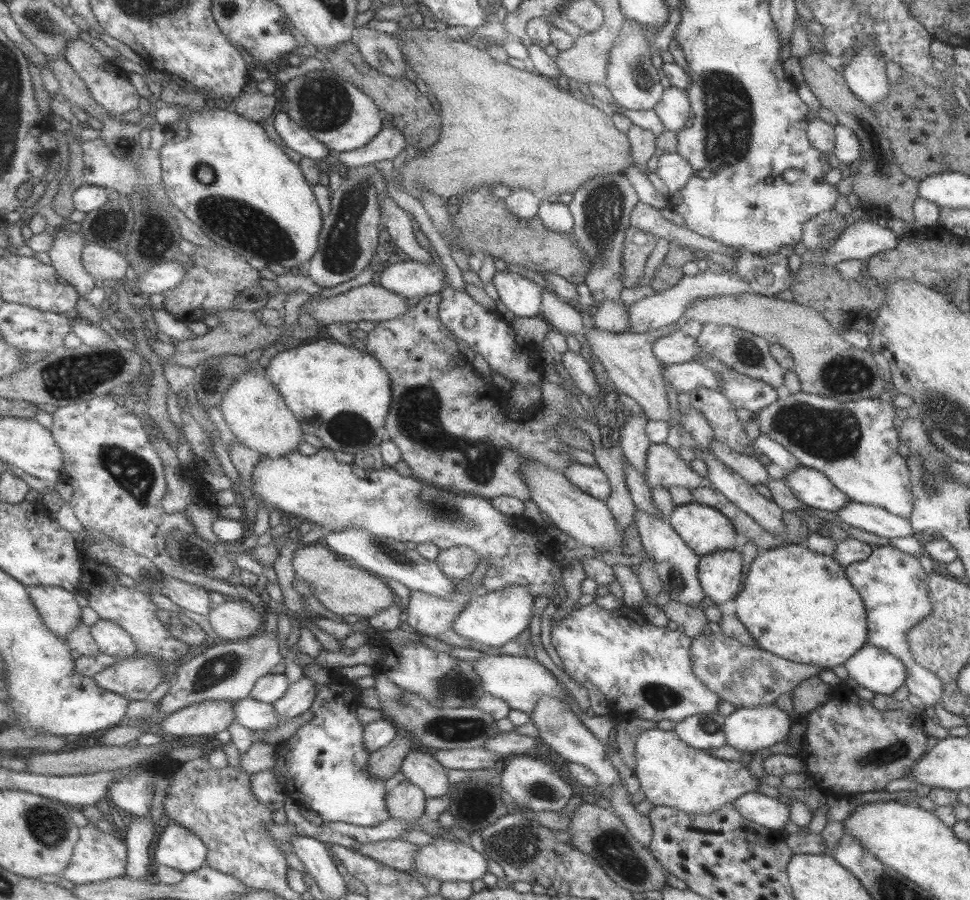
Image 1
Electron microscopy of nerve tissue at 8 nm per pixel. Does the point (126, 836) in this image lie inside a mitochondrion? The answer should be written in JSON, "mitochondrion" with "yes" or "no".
{"mitochondrion":"no"}

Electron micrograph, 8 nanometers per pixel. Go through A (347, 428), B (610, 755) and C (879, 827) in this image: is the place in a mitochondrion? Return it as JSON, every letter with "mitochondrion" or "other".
{"A":"mitochondrion","B":"other","C":"other"}

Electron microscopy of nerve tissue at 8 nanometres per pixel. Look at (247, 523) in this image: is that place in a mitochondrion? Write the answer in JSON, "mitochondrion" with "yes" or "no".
{"mitochondrion":"no"}

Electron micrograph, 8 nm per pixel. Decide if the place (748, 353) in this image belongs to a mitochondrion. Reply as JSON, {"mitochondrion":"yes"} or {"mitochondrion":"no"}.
{"mitochondrion":"yes"}

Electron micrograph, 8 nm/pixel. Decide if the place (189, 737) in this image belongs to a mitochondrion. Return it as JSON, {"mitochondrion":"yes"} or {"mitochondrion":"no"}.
{"mitochondrion":"no"}

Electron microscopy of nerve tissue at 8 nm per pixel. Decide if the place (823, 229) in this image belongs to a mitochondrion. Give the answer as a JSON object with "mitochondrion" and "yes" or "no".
{"mitochondrion":"yes"}

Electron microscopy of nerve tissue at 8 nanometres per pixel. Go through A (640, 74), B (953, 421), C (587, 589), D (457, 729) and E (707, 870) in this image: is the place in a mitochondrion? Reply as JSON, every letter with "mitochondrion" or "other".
{"A":"mitochondrion","B":"mitochondrion","C":"other","D":"mitochondrion","E":"other"}

